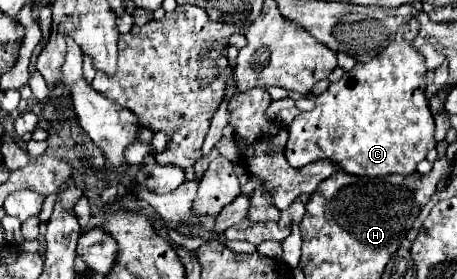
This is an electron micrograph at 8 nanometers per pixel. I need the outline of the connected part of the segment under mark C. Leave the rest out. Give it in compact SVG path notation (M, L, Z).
M418 20L404 24L394 42L384 50L384 56L378 56L370 62L356 64L348 70L338 82L316 96L316 108L312 112L302 112L288 126L290 138L286 144L286 160L292 168L302 168L316 160L330 160L340 170L356 176L388 176L388 174L412 174L416 164L422 162L428 150L436 148L434 138L434 116L426 100L426 64L422 54L412 46L412 40L418 36Z

